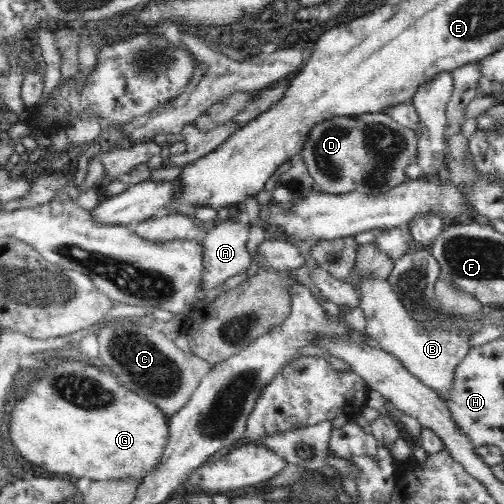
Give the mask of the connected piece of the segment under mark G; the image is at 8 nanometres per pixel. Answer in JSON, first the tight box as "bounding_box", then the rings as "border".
{"bounding_box":[8,360,170,481],"border":[[[66,360],[64,364],[46,366],[42,376],[33,381],[12,408],[8,426],[10,442],[23,457],[23,462],[78,479],[87,476],[92,481],[128,477],[143,480],[158,466],[168,444],[170,420],[152,402],[120,386],[114,375],[102,372],[101,365]]]}

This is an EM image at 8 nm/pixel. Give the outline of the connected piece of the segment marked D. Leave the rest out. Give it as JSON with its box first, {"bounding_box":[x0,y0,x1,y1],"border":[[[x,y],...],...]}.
{"bounding_box":[300,112,417,196],"border":[[[384,112],[334,116],[310,130],[300,154],[322,192],[379,196],[407,179],[406,168],[417,162],[417,142],[412,129],[400,125]]]}

